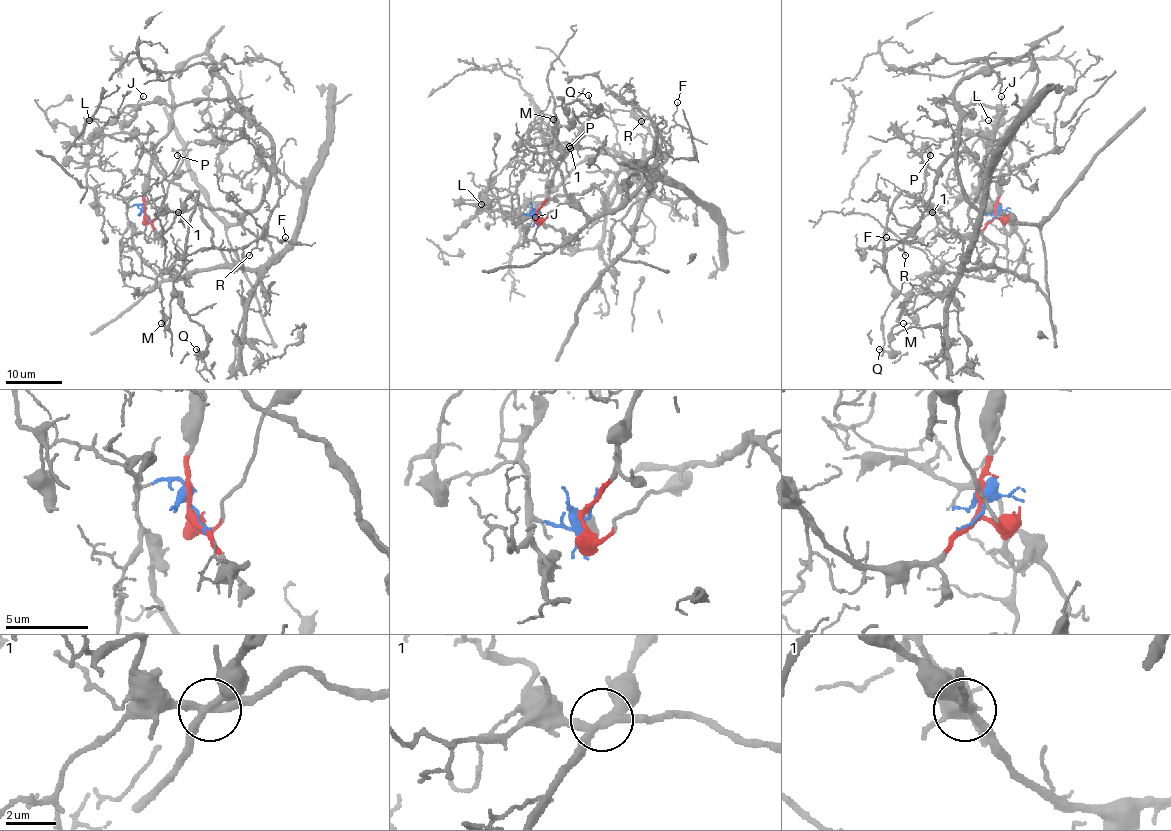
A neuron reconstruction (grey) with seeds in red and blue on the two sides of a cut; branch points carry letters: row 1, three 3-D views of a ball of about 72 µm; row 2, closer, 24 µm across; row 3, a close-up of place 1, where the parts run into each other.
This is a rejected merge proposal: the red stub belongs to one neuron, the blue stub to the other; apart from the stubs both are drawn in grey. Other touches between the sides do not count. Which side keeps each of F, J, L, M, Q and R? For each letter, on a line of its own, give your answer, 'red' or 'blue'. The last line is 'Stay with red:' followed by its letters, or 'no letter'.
F: blue
J: red
L: red
M: blue
Q: red
R: blue
Stay with red: J, L, Q

